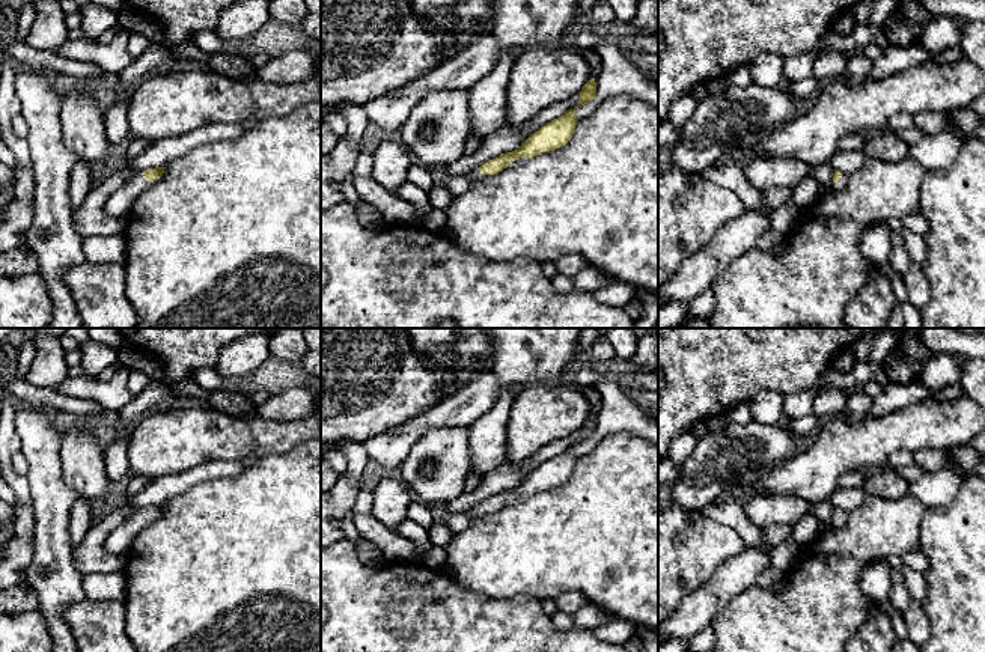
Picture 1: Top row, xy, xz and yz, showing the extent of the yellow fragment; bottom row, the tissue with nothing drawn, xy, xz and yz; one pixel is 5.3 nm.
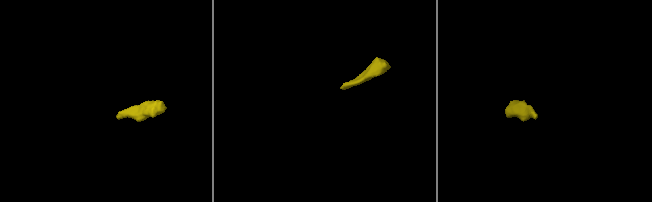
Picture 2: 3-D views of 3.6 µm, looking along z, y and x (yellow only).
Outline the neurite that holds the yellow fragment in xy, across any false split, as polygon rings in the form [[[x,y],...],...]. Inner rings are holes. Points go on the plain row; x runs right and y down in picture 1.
[[[164,504],[148,506],[113,529],[104,542],[105,550],[114,556],[125,556],[137,533],[154,518],[160,516]]]

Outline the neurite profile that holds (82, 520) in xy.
[[[78,497],[72,506],[72,513],[69,519],[72,550],[84,539],[93,521],[95,519],[92,516],[90,500]]]

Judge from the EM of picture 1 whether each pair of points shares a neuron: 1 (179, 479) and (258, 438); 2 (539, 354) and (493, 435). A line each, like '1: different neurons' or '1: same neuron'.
1: different neurons
2: same neuron

